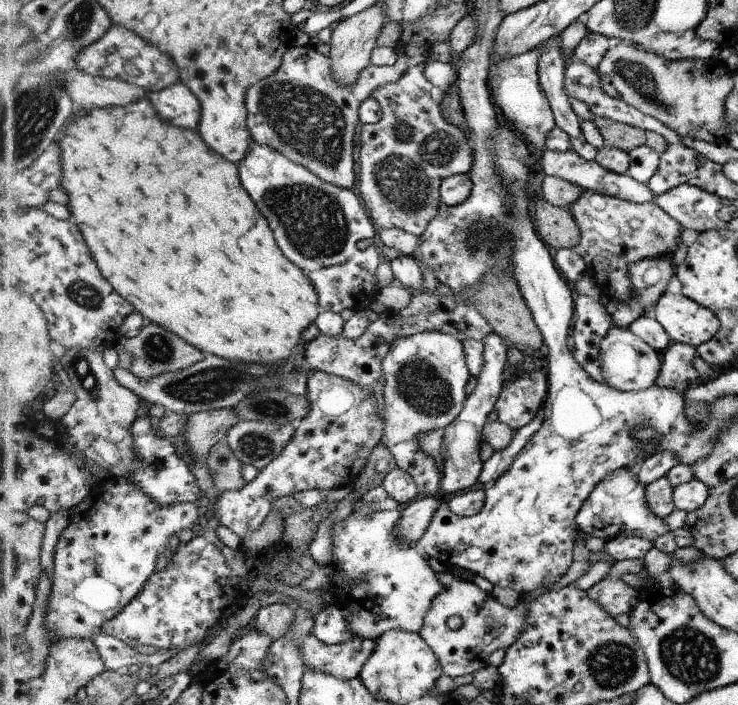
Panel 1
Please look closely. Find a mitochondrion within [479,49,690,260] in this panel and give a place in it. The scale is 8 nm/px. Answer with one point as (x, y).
(638, 78)

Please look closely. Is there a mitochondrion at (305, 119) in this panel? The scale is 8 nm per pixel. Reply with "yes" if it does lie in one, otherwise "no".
yes

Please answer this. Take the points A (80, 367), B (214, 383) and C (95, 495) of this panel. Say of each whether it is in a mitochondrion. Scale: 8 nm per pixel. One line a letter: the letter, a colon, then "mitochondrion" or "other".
A: mitochondrion
B: mitochondrion
C: other

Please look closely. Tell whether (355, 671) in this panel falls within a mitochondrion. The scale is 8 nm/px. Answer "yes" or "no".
no

